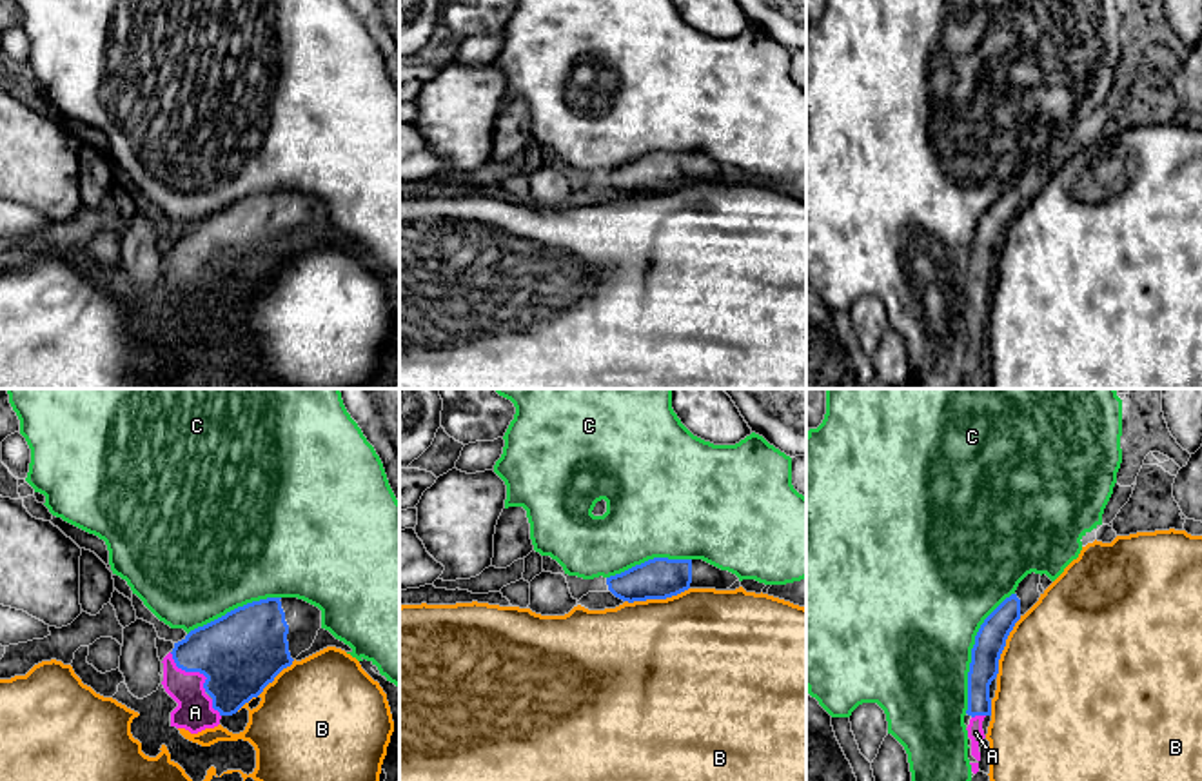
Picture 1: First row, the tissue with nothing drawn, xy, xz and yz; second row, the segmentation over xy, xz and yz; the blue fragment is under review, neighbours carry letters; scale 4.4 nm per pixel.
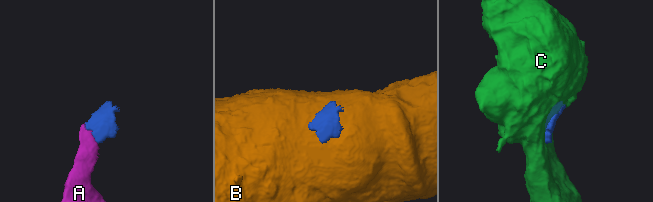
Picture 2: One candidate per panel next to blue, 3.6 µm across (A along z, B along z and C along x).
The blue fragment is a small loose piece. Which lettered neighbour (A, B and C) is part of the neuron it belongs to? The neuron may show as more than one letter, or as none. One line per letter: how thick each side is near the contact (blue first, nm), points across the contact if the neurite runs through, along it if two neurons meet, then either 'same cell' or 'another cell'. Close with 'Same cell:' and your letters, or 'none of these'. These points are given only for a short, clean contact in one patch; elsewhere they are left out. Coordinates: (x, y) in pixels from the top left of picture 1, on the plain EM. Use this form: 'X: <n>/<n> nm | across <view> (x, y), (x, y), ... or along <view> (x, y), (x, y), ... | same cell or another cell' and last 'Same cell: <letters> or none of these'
A: 360/170 nm | across xy (240, 246), (211, 251), (191, 264), (195, 306) | same cell
B: 190/500 nm | another cell
C: 140/500 nm | another cell
Same cell: A

